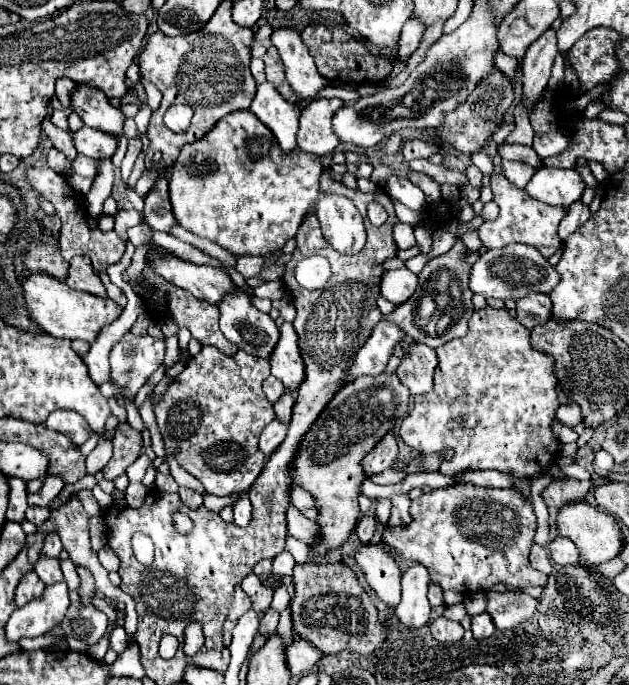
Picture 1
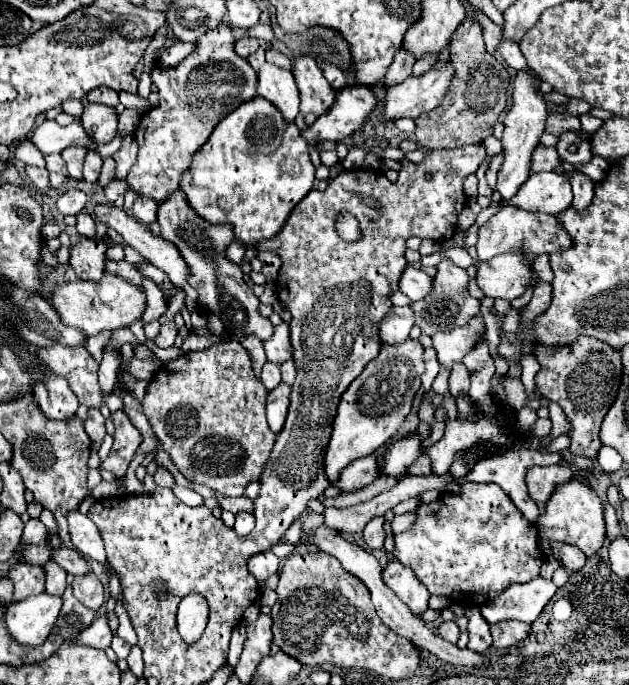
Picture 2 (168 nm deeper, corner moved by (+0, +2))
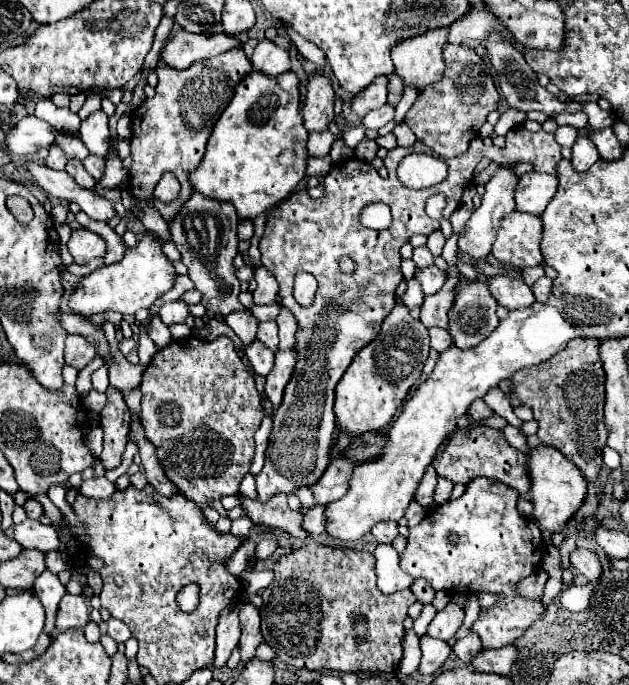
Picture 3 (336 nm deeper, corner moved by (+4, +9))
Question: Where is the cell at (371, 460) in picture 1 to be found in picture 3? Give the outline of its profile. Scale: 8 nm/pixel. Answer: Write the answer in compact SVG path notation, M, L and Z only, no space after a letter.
M339 459L339 461L331 461L329 467L325 469L323 477L309 485L309 489L313 491L315 503L317 505L329 505L337 499L343 497L343 493L347 491L347 481L351 479L351 471L353 471L355 463L347 461L347 459Z

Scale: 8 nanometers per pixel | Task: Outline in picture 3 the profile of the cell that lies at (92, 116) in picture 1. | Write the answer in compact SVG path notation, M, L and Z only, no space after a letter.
M101 109L83 121L79 135L81 135L81 141L89 149L91 155L97 155L97 157L107 155L111 133L109 133L109 119Z

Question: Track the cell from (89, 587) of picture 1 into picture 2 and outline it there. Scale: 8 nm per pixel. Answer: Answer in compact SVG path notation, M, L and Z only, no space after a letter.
M95 574L75 576L73 578L73 596L77 600L81 600L87 608L99 610L101 604L105 602L105 588Z

